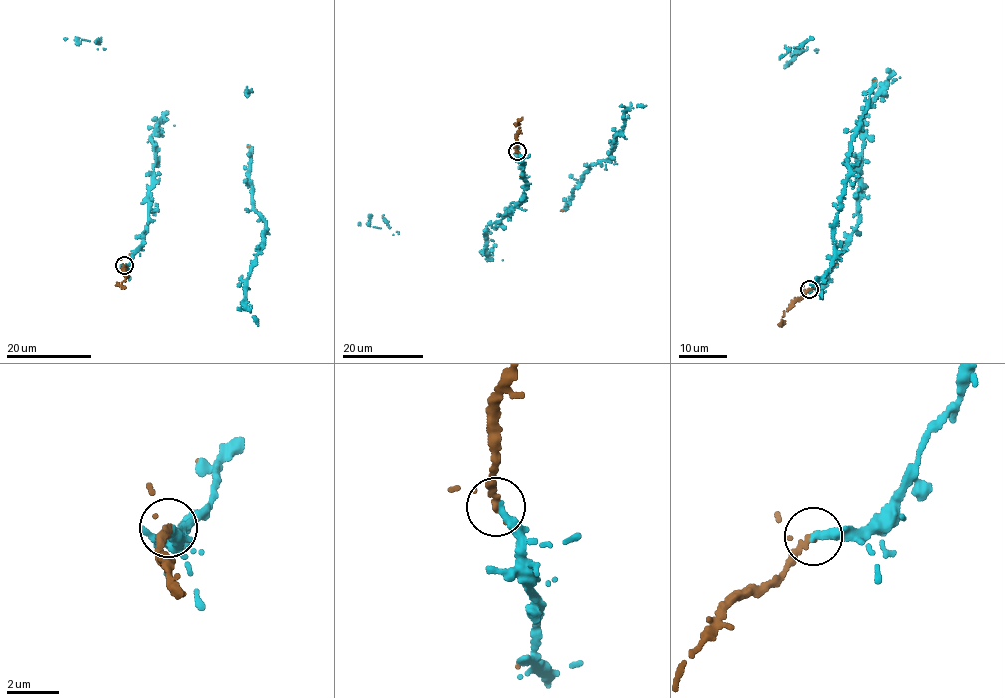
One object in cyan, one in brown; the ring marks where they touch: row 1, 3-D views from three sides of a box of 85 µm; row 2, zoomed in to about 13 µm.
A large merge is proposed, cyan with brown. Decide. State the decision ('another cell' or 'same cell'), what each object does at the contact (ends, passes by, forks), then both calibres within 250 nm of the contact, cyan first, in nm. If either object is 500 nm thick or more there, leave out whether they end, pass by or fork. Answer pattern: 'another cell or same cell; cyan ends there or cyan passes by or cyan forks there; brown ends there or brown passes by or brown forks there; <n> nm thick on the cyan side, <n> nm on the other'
same cell; cyan ends there; brown ends there; 320 nm thick on the cyan side, 280 nm on the other

